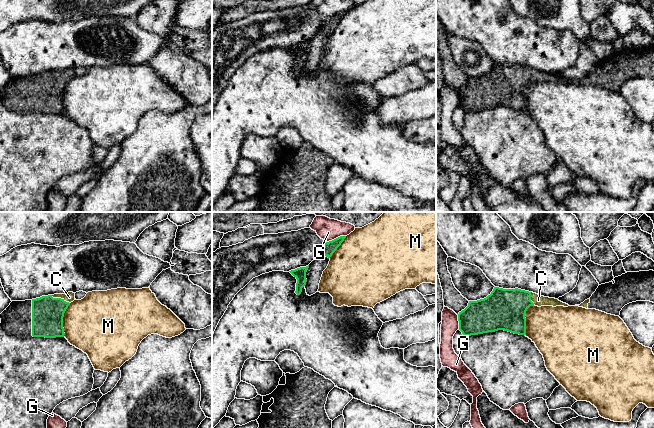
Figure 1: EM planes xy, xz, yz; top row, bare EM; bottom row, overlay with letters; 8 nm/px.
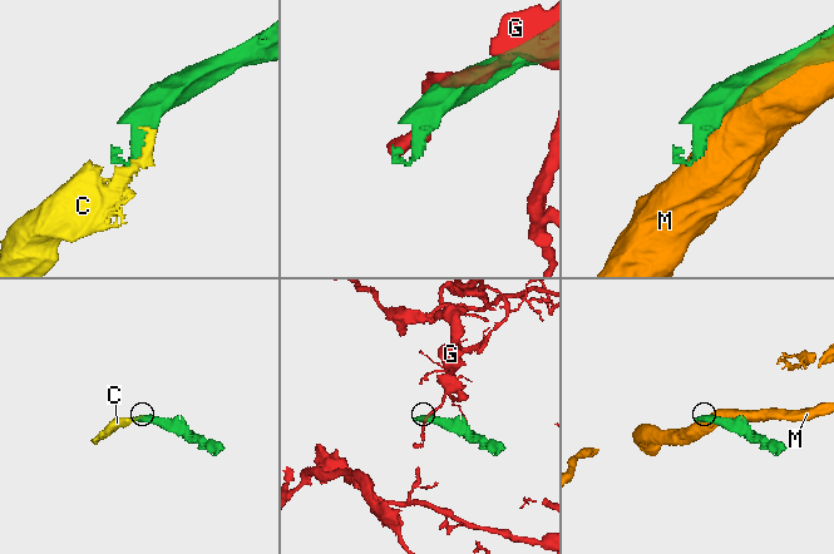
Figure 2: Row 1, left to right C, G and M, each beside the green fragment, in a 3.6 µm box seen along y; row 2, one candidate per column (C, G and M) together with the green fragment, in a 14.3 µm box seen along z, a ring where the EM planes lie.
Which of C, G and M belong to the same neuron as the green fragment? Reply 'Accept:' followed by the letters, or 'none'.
Accept: C

